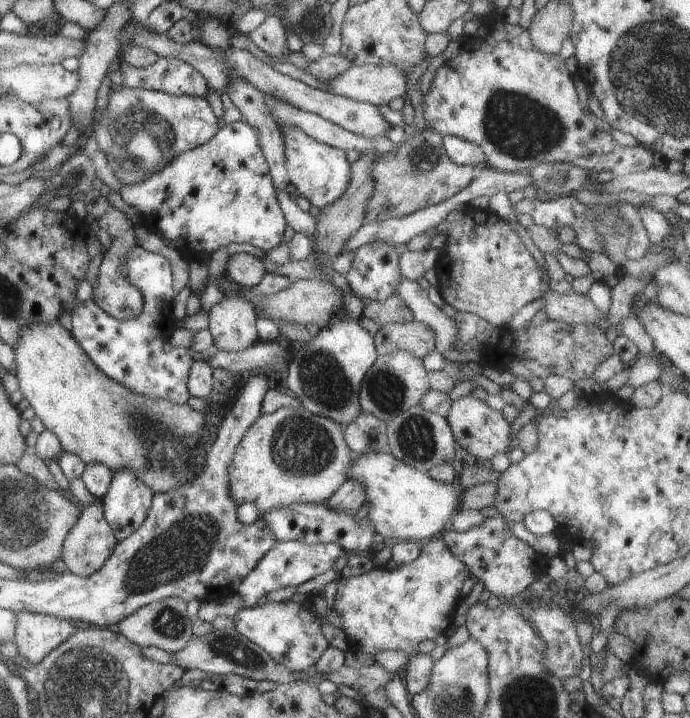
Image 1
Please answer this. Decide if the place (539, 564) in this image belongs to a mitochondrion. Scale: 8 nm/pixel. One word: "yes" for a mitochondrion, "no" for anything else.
no

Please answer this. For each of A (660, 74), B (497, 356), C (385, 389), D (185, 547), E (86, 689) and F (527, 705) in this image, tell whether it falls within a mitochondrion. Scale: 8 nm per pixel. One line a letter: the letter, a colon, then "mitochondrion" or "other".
A: mitochondrion
B: other
C: mitochondrion
D: mitochondrion
E: mitochondrion
F: mitochondrion

